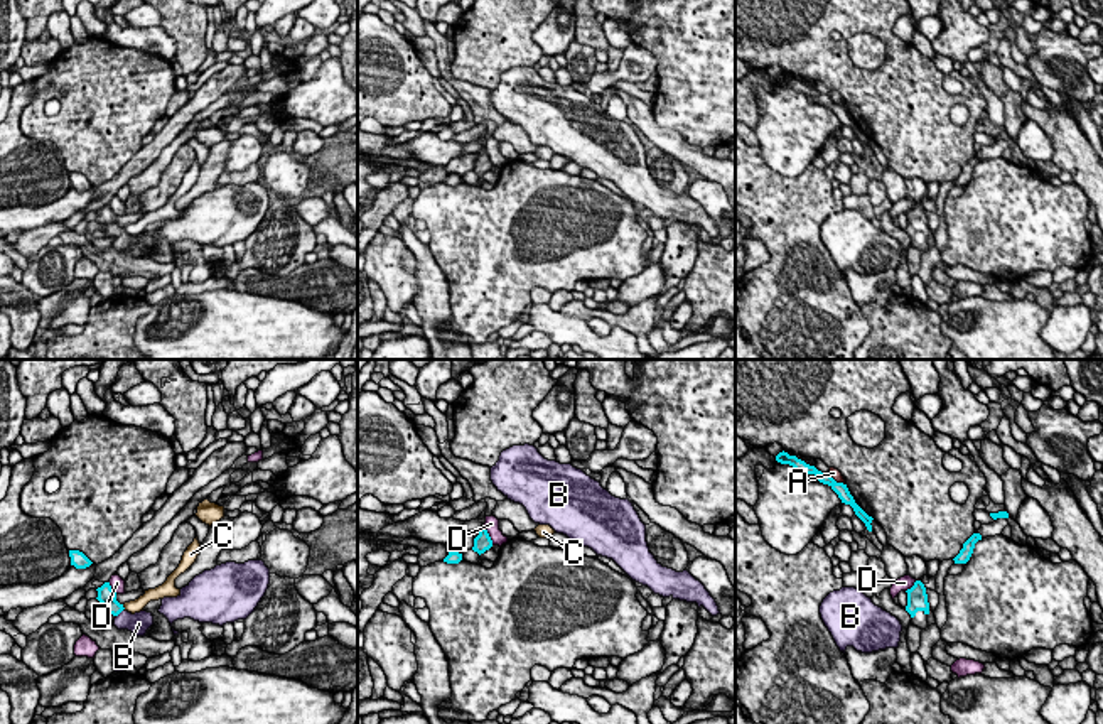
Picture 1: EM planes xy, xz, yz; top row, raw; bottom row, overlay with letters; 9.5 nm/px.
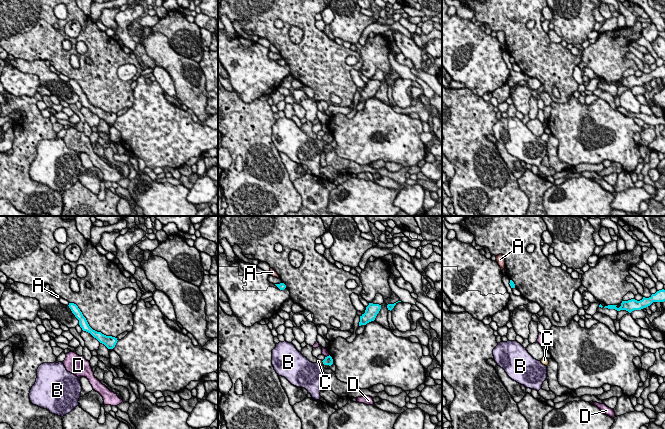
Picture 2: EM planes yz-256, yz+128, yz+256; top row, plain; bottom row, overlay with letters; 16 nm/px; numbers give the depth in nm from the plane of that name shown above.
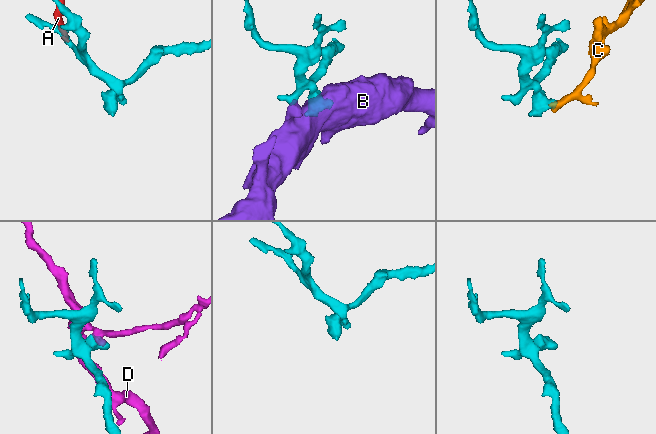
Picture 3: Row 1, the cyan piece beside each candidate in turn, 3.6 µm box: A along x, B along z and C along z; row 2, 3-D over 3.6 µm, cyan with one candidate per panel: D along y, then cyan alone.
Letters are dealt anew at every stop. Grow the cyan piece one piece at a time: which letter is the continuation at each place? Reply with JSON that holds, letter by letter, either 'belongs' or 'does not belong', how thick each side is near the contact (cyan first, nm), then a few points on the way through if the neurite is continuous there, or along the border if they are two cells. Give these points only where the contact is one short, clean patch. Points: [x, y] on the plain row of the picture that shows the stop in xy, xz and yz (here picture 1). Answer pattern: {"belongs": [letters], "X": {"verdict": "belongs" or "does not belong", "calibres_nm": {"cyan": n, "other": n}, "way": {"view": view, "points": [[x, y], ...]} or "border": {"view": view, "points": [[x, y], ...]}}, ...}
{"belongs": ["B"], "A": {"verdict": "does not belong", "calibres_nm": {"cyan": 120, "other": 90}, "border": {"view": "yz", "points": [[828, 95], [844, 107]]}}, "B": {"verdict": "belongs", "calibres_nm": {"cyan": 180, "other": 200}, "way": {"view": "xy", "points": [[107, 218], [120, 233], [130, 243], [139, 245]]}}, "C": {"verdict": "does not belong", "calibres_nm": {"cyan": 180, "other": 130}, "border": {"view": "xy", "points": [[122, 226], [125, 230]]}}, "D": {"verdict": "does not belong", "calibres_nm": {"cyan": 170, "other": 130}, "border": {"view": "xz", "points": [[484, 147], [493, 166]]}}}

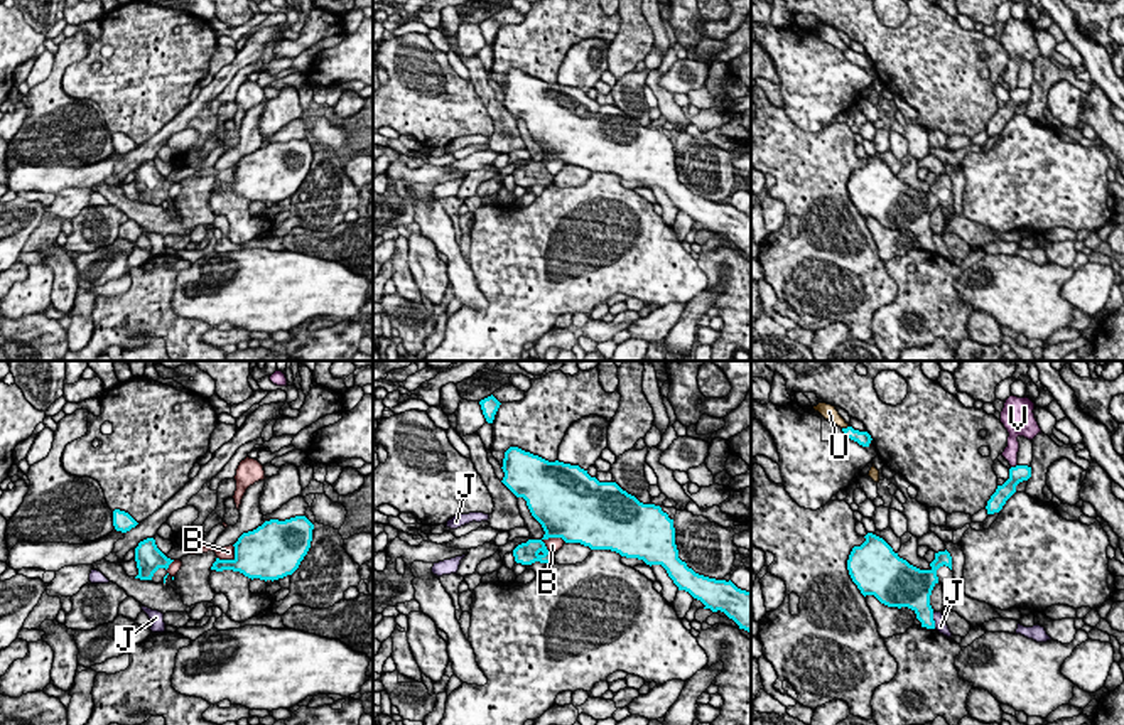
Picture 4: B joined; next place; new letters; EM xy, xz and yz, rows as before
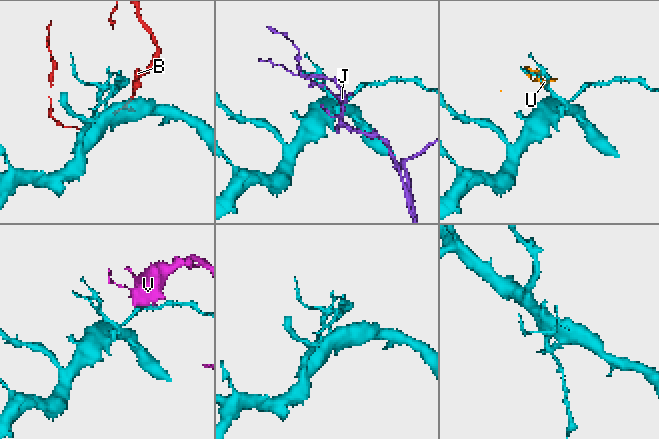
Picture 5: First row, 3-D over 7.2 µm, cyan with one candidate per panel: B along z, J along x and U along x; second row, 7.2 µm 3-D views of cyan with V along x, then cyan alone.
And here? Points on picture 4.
{"belongs": [], "B": {"verdict": "does not belong", "calibres_nm": {"cyan": 480, "other": 130}}, "J": {"verdict": "does not belong", "calibres_nm": {"cyan": 220, "other": 120}, "border": {"view": "yz", "points": [[932, 235], [935, 250]]}}, "U": {"verdict": "does not belong", "calibres_nm": {"cyan": 130, "other": 140}}, "V": {"verdict": "does not belong", "calibres_nm": {"cyan": 160, "other": 140}}}

